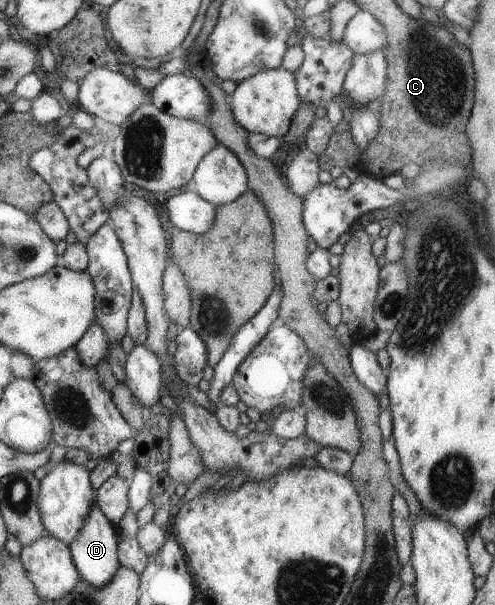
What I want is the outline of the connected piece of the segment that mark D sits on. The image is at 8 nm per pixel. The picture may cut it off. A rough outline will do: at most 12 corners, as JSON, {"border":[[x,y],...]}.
{"border":[[93,504],[68,544],[79,578],[104,587],[121,566],[117,526]]}

